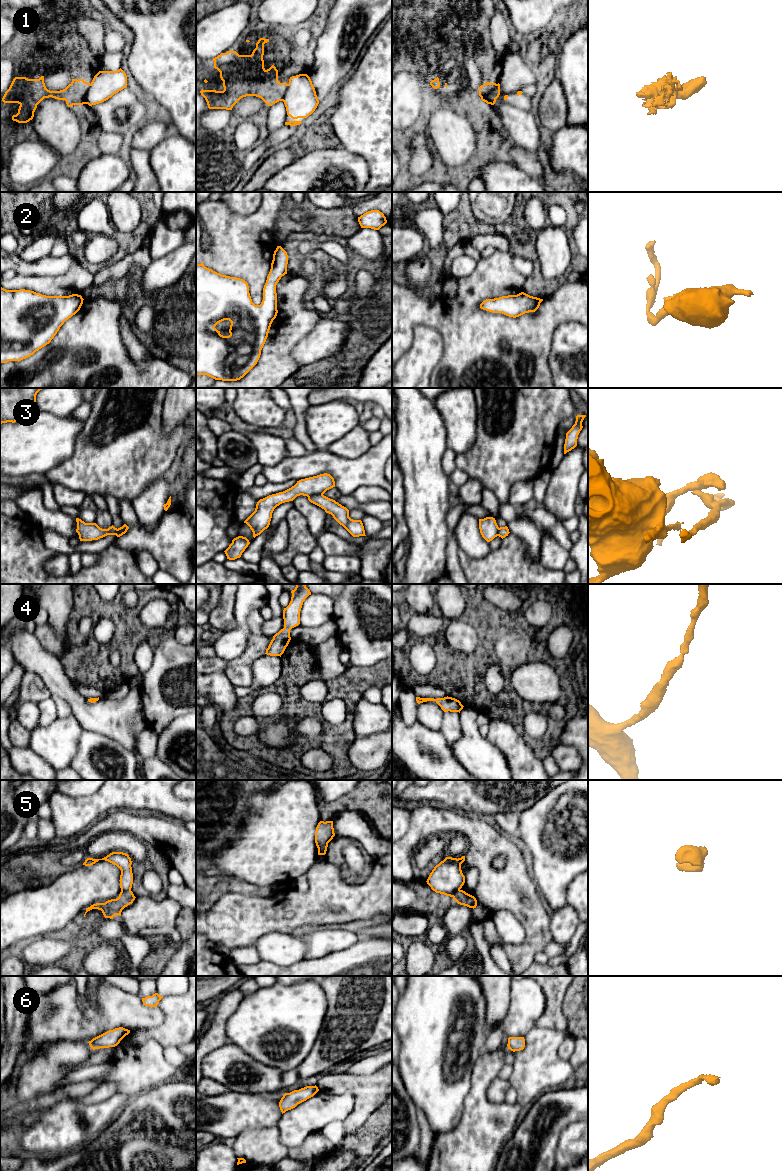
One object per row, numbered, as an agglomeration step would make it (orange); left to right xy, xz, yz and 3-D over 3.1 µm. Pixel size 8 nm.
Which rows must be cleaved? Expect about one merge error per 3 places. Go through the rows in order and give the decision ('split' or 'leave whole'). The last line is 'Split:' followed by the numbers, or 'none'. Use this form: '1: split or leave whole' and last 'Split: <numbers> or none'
1: split
2: leave whole
3: split
4: leave whole
5: split
6: leave whole
Split: 1, 3, 5

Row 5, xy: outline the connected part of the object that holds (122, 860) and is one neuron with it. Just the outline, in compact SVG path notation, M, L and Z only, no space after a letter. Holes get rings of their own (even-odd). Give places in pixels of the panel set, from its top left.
M112 852L102 859L87 858L83 865L91 866L99 860L108 861L116 865L121 870L120 888L121 891L131 890L133 884L132 861L128 854L123 852Z

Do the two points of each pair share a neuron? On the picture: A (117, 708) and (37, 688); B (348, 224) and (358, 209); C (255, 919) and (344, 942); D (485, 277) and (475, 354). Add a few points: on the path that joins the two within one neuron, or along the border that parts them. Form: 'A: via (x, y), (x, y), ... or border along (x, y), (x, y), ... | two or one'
A: border along (34, 673), (51, 693) | two
B: border along (352, 210), (357, 217) | two
C: border along (326, 926), (309, 928) | two
D: via (474, 296), (474, 335) | one

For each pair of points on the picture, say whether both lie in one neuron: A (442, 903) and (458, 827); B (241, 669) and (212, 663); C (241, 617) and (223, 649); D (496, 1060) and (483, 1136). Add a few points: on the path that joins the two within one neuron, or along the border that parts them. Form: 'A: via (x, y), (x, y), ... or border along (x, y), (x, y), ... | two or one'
A: border along (425, 881), (436, 892), (452, 897) | two
B: border along (228, 665), (225, 672) | two
C: via (241, 625), (241, 631), (231, 641) | one
D: via (481, 1079), (481, 1117) | one

